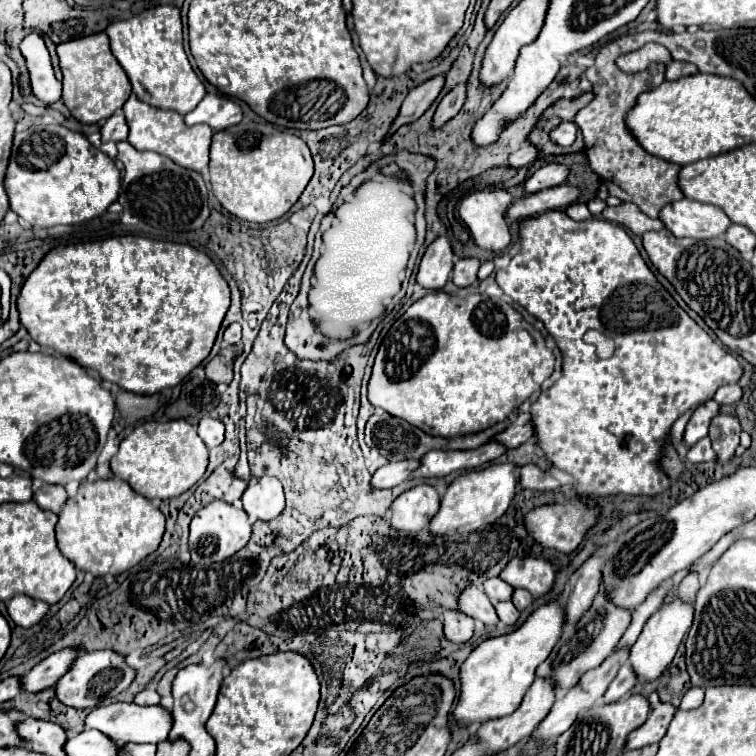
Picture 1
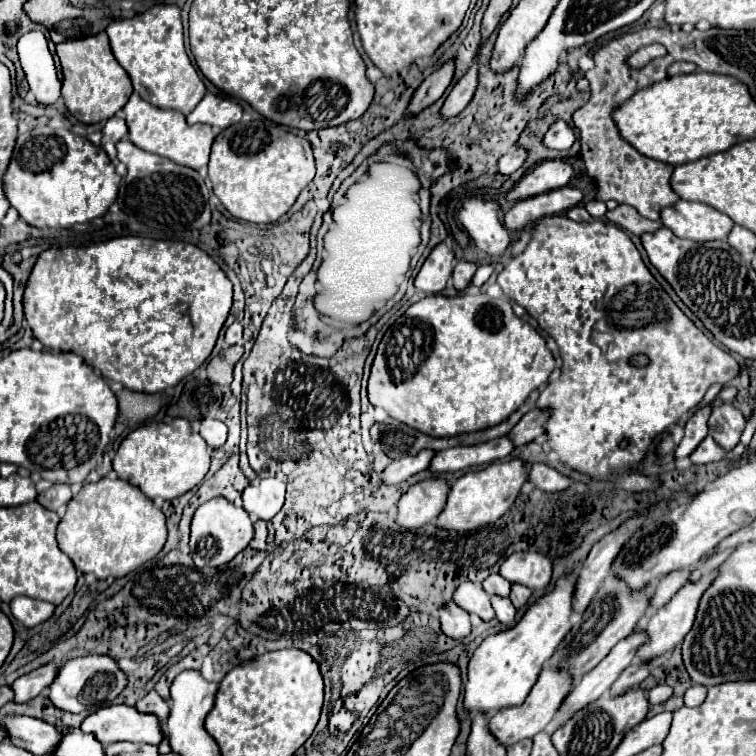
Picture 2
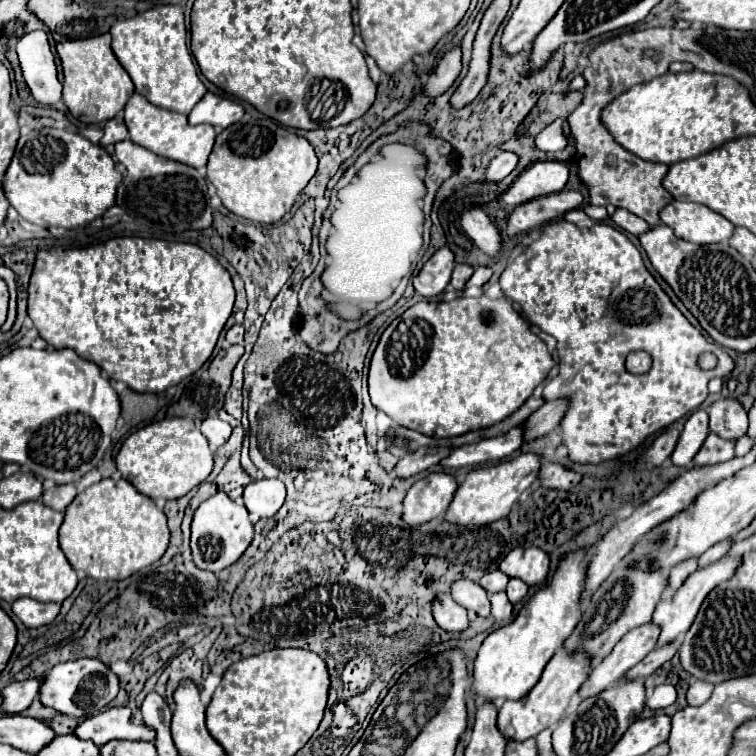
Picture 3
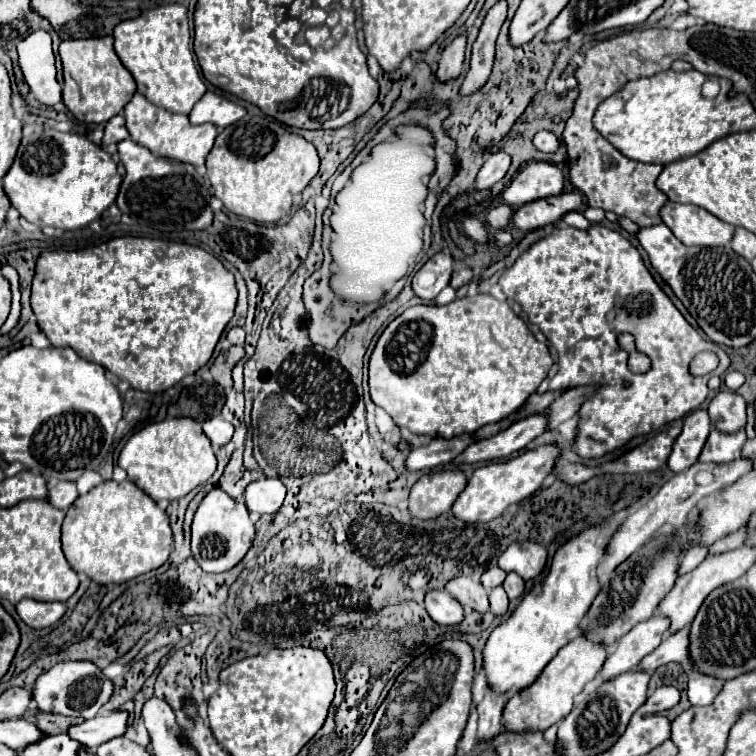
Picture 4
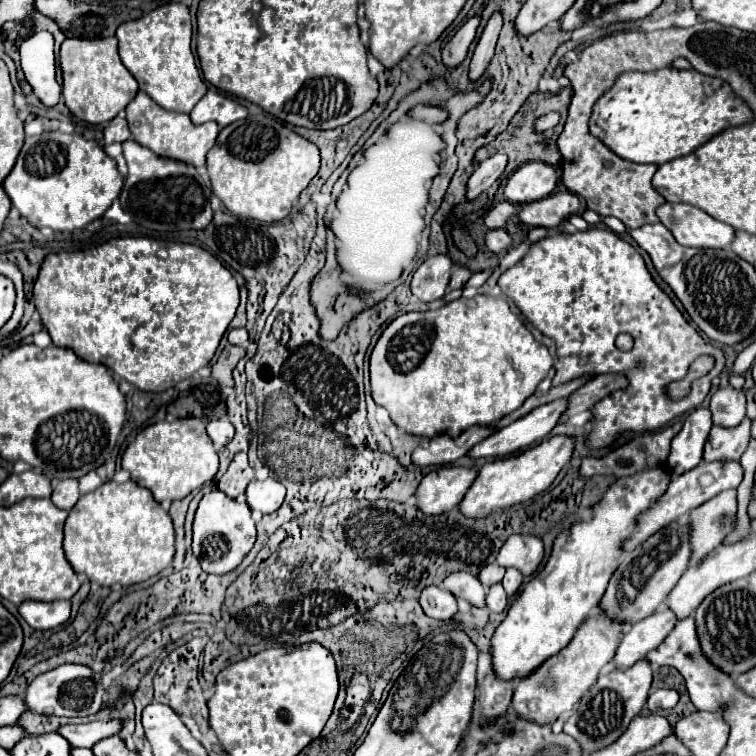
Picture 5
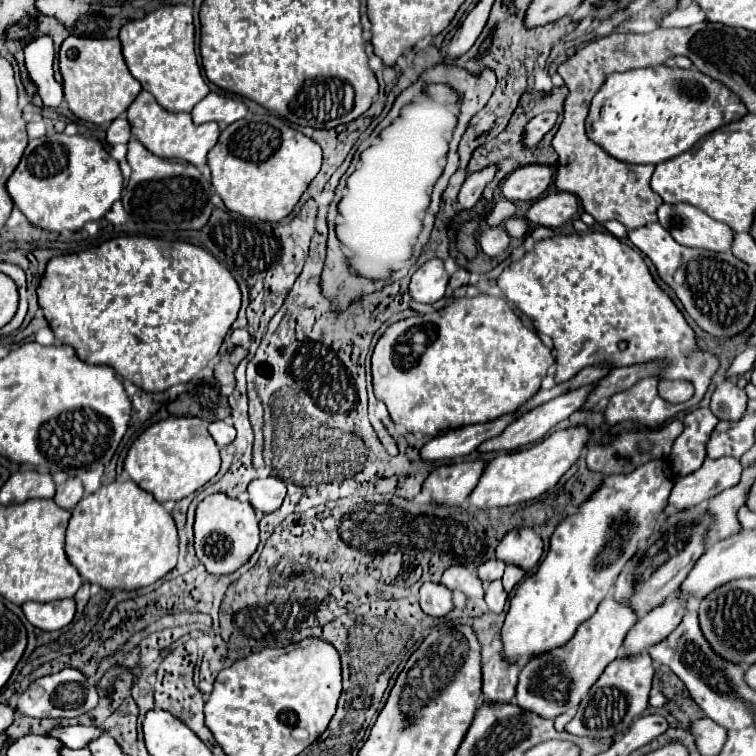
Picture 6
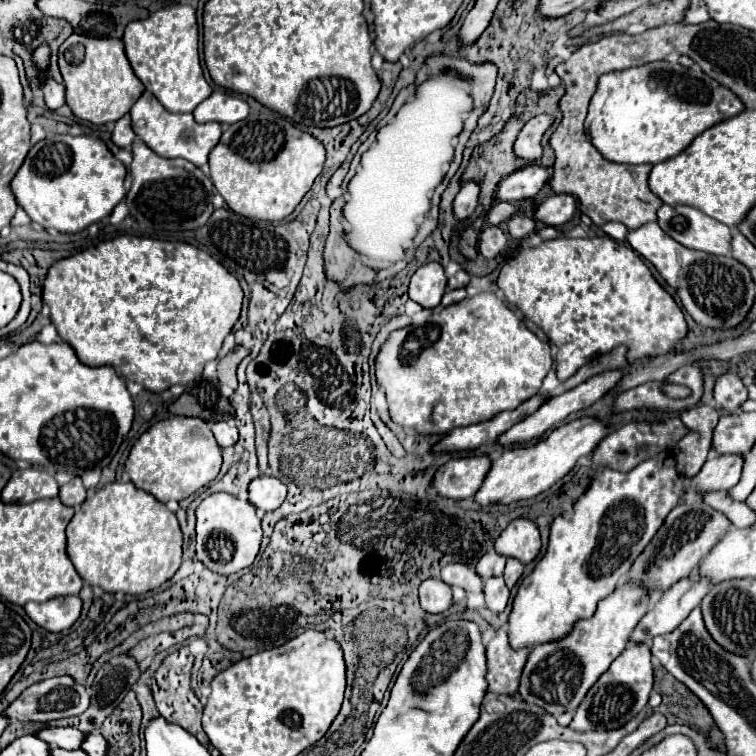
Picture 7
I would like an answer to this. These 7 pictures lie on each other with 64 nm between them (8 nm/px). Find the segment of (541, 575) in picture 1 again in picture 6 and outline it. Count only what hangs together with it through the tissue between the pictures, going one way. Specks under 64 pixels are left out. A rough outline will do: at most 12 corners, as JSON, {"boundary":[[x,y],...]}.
{"boundary":[[530,526],[512,528],[496,558],[532,570],[542,538]]}

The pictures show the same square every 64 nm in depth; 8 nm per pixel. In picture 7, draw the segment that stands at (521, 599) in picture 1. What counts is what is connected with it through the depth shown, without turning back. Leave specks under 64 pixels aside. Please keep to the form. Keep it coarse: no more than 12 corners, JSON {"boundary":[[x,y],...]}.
{"boundary":[[516,558],[506,560],[504,580],[512,588],[524,574],[524,564]]}

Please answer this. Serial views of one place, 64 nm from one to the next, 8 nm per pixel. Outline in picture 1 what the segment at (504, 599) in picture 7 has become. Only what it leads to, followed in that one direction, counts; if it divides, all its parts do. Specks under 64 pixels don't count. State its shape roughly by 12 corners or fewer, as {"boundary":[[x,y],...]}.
{"boundary":[[510,600],[496,602],[500,622],[516,624],[520,612]]}

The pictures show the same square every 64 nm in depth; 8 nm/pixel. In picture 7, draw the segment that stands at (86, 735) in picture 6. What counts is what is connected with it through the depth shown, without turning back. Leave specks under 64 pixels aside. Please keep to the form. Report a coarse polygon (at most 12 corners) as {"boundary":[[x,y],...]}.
{"boundary":[[40,728],[34,734],[46,744],[80,748],[84,732],[76,728]]}

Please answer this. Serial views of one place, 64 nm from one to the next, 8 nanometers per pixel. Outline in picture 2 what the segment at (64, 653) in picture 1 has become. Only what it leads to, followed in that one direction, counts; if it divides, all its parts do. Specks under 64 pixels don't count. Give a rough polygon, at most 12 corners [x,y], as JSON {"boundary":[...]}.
{"boundary":[[54,662],[12,682],[14,704],[26,704],[48,688]]}

